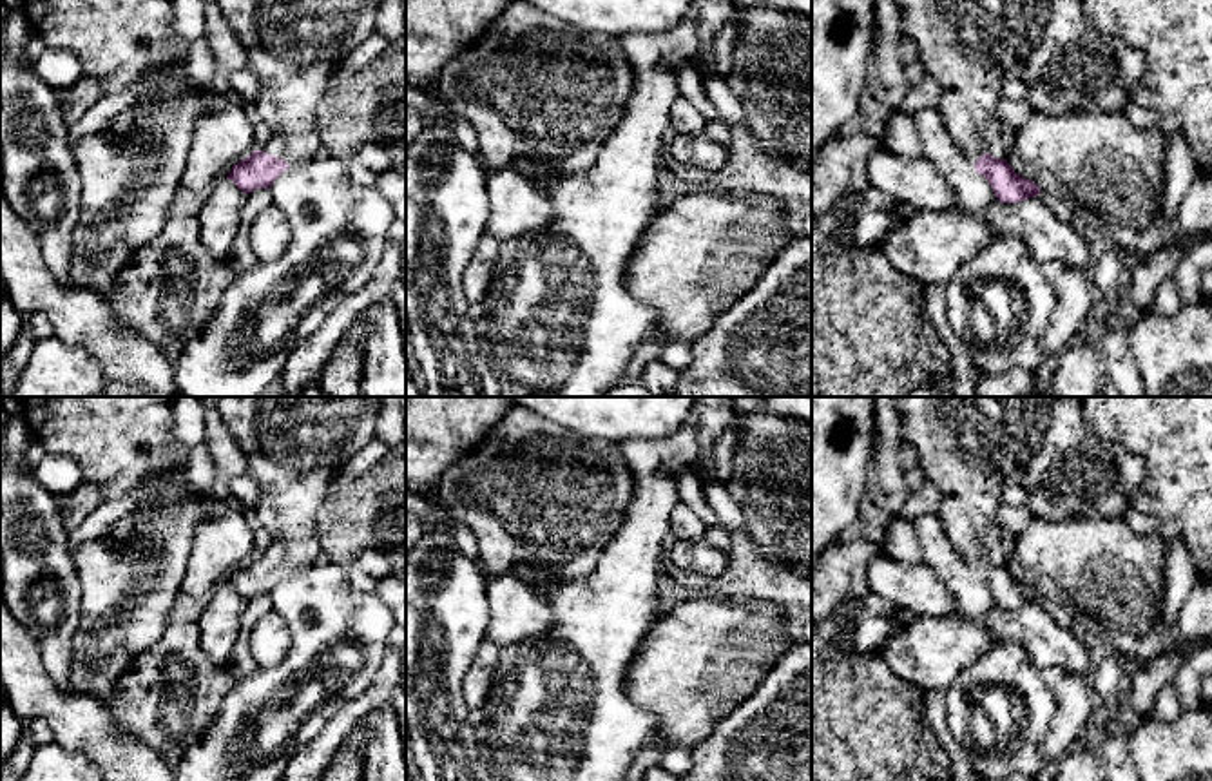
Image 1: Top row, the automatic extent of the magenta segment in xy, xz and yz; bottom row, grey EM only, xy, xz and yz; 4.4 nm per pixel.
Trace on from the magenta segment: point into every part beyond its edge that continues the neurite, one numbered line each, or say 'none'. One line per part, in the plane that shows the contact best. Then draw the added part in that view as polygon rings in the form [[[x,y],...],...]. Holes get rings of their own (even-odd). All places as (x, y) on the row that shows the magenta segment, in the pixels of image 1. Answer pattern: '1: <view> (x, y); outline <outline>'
1: xy (294, 46); outline [[[216,0],[223,18],[246,51],[246,67],[259,78],[257,112],[272,129],[272,140],[259,150],[284,159],[290,167],[315,158],[322,147],[315,107],[328,92],[337,63],[373,34],[375,14],[382,0]]]

